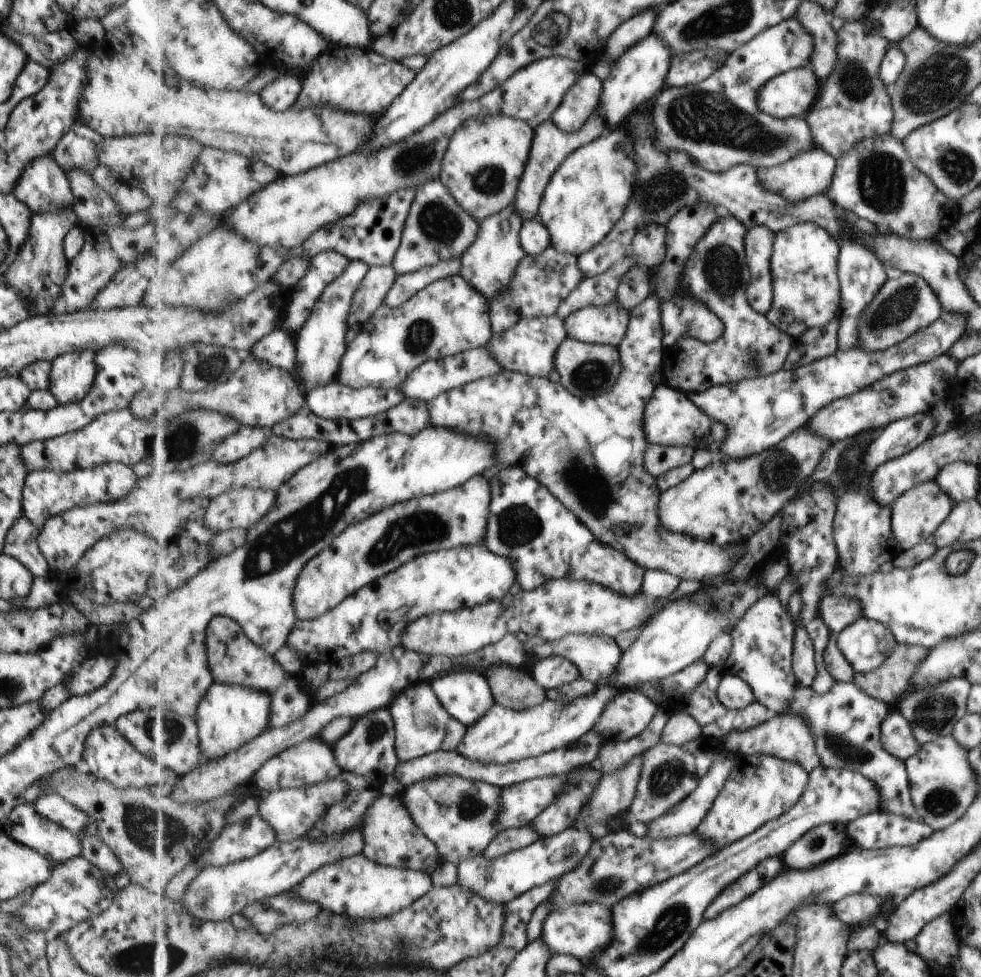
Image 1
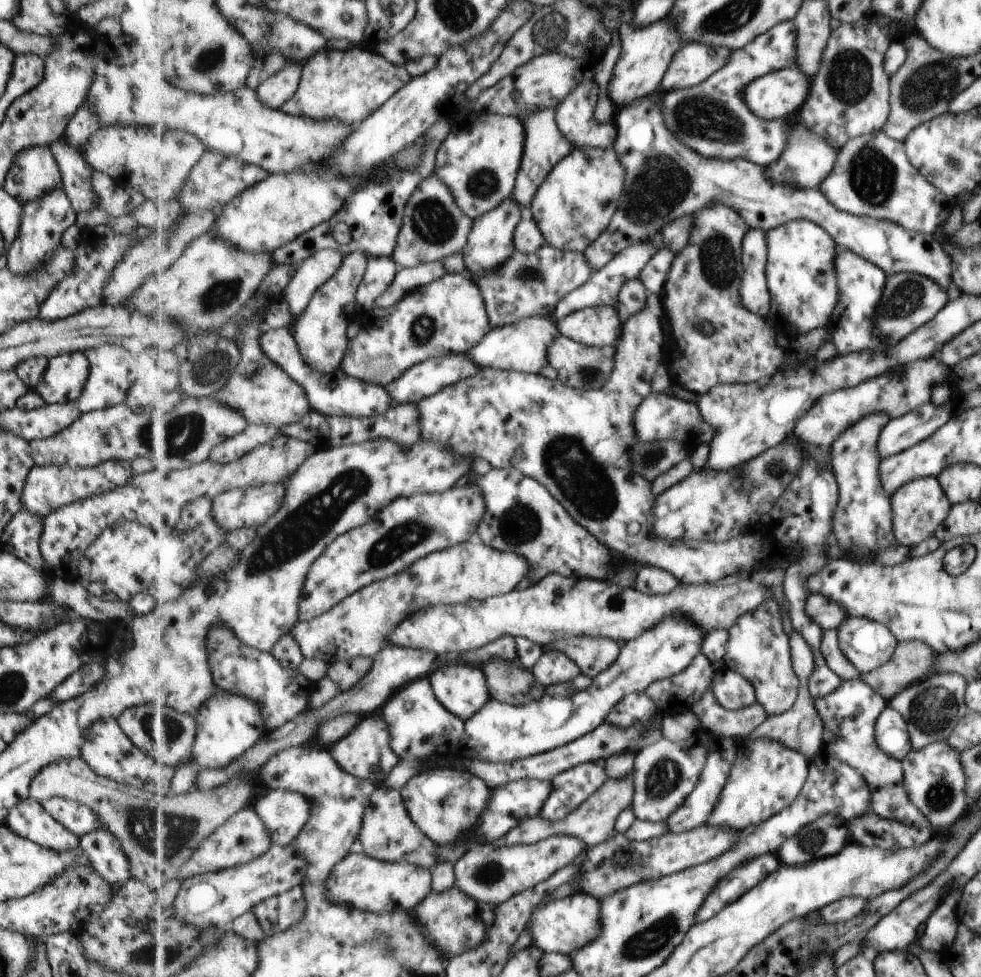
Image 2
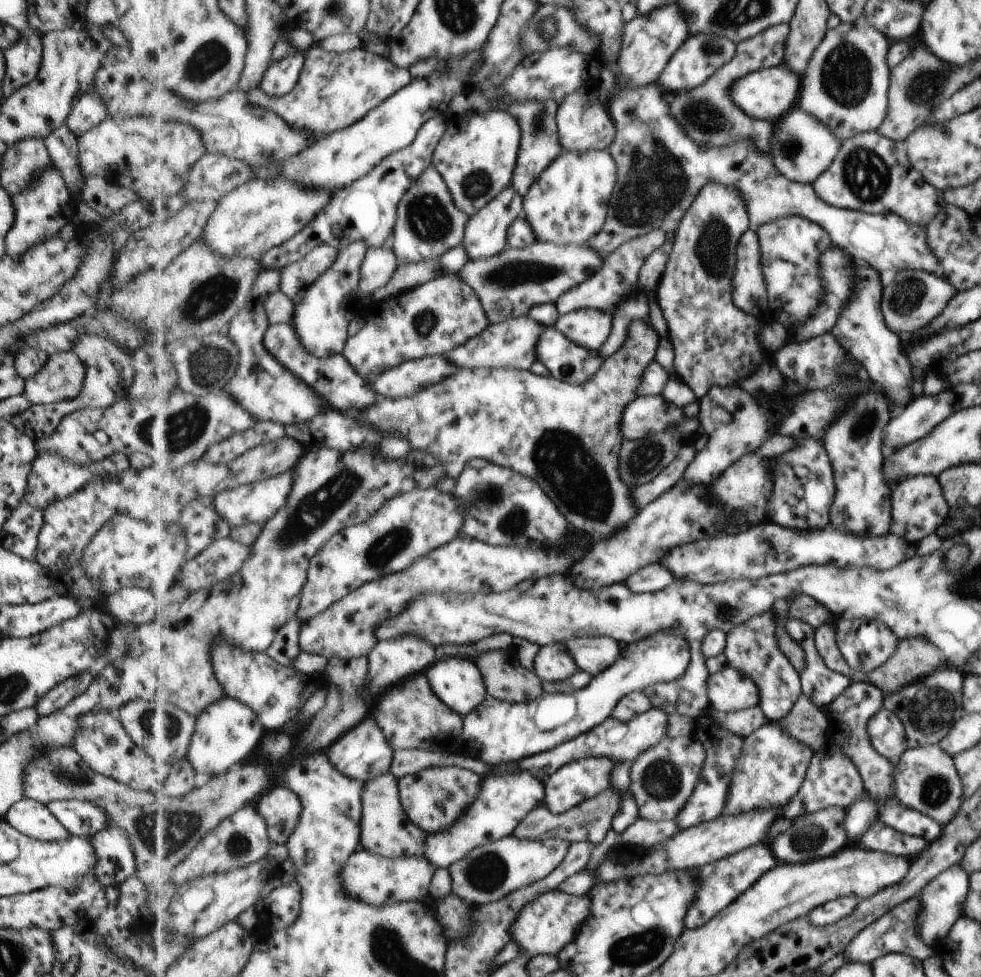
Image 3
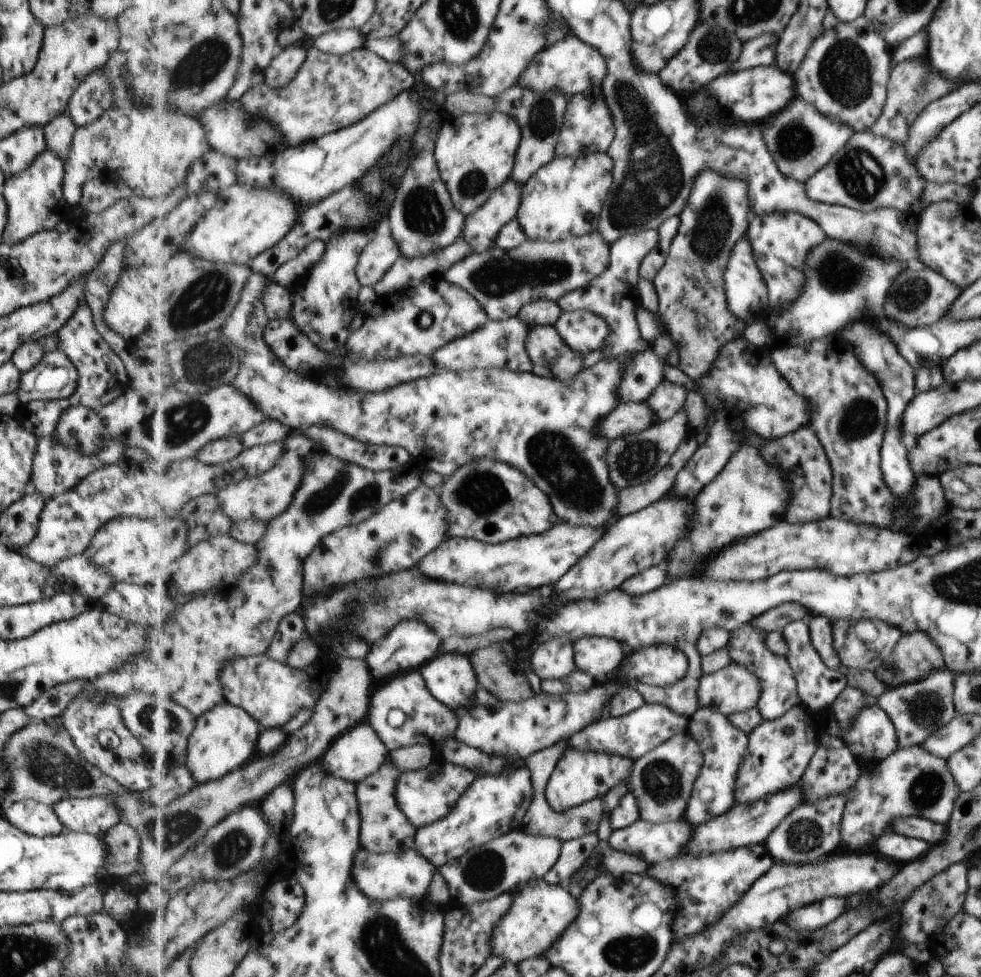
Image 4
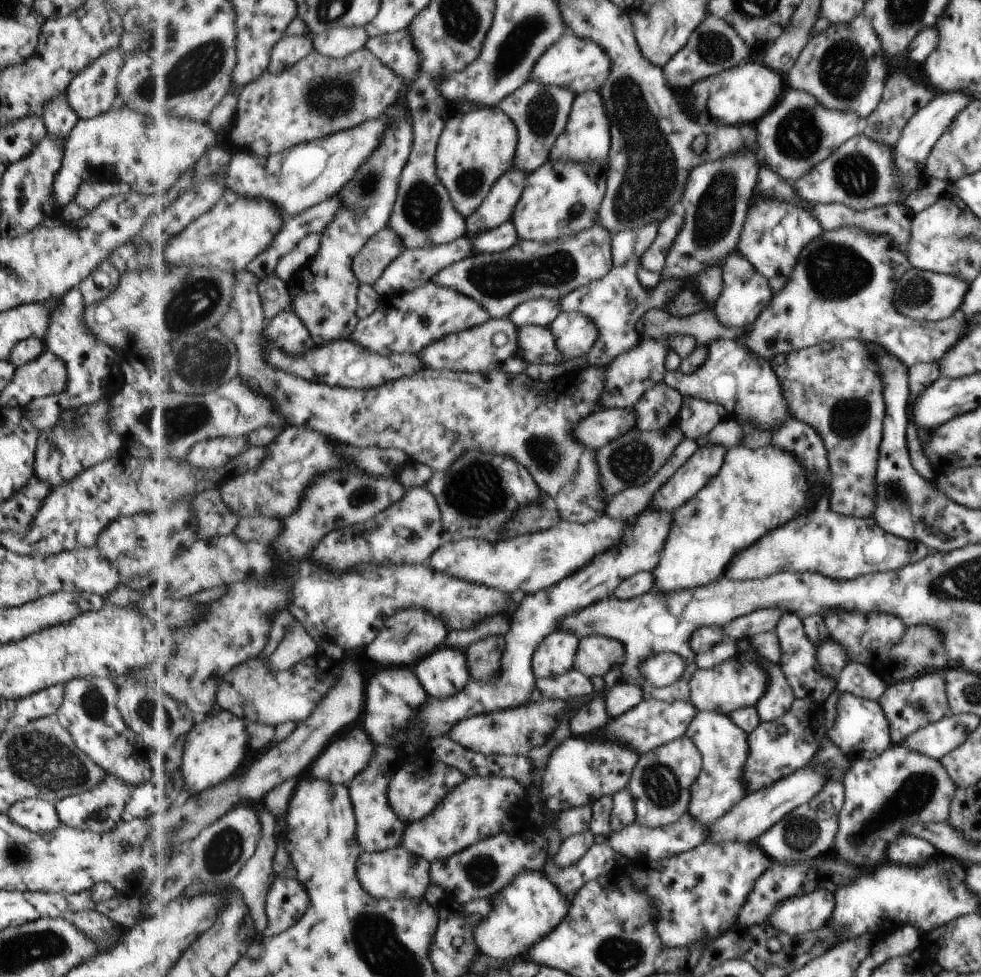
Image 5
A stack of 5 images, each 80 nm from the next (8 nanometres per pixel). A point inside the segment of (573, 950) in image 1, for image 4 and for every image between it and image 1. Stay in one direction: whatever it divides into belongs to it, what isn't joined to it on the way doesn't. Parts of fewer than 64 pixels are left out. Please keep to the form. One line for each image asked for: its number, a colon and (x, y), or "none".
2: (566, 925)
3: (548, 924)
4: (541, 913)

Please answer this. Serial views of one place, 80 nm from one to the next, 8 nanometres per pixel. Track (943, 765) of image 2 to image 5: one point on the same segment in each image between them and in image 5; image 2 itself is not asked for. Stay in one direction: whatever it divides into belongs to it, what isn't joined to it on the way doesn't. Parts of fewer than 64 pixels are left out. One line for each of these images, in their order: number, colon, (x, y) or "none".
3: (925, 778)
4: (911, 781)
5: (901, 786)

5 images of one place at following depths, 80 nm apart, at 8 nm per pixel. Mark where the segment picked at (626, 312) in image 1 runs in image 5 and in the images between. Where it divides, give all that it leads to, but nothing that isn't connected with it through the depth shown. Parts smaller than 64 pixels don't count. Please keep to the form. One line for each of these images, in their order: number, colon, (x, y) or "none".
2: (601, 327)
3: (591, 328)
4: (584, 331)
5: (576, 334)

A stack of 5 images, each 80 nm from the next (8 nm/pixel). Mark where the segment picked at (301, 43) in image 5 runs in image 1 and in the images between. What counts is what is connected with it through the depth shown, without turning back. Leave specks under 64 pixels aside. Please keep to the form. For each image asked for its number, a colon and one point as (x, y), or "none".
1: (282, 94)
2: (275, 91)
3: (281, 78)
4: (283, 69)

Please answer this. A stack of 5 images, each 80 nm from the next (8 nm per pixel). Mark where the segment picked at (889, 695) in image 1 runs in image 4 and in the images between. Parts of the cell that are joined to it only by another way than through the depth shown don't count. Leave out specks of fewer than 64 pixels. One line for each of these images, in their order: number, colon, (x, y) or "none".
2: (910, 662)
3: (914, 658)
4: (914, 656)

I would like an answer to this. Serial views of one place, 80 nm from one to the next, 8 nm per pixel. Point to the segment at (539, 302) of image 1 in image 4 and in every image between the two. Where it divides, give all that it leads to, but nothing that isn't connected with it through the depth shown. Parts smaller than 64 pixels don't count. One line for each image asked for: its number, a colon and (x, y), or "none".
2: (527, 285)
3: (510, 284)
4: (503, 281)

